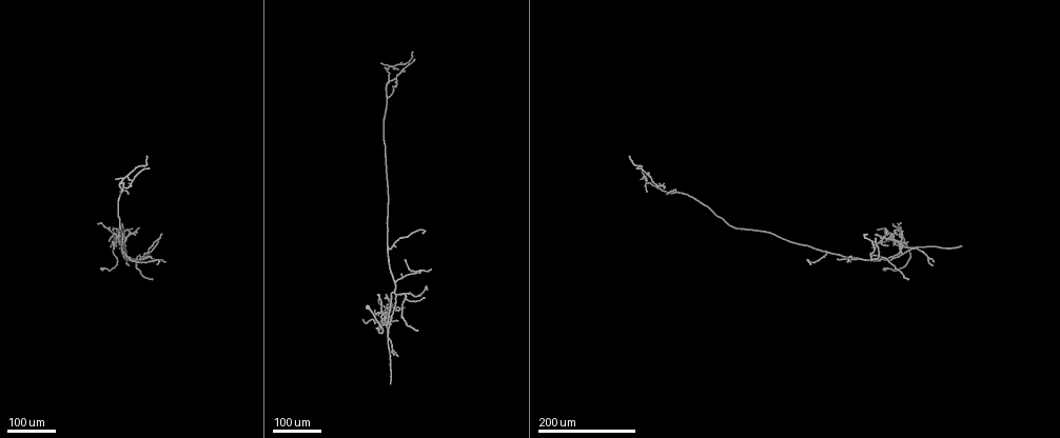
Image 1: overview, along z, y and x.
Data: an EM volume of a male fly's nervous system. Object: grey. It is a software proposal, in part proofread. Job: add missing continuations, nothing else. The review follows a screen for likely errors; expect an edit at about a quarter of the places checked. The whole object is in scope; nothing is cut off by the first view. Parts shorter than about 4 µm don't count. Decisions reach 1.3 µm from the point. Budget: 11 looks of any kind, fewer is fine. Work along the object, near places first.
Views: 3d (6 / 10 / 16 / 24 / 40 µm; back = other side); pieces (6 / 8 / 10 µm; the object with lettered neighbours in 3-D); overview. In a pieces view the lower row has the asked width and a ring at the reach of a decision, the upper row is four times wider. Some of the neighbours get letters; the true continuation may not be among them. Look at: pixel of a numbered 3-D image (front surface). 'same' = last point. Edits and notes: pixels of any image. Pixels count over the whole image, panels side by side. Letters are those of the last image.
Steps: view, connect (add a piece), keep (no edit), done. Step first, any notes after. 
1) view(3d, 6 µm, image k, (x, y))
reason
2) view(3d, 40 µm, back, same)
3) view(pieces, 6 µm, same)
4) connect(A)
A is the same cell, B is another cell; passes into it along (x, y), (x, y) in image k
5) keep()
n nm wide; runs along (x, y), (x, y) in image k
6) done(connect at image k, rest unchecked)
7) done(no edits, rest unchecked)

view(3d, 40 µm, image 1, (389, 382))
branch stops here

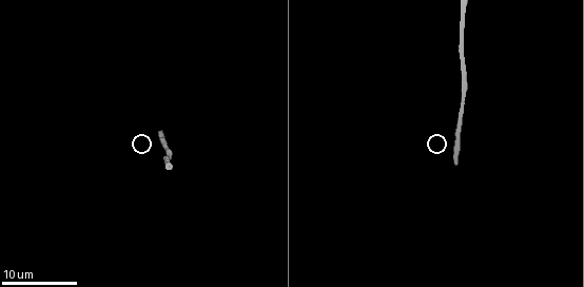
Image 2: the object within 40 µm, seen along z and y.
view(pieces, 10 µm, image 2, (457, 162))

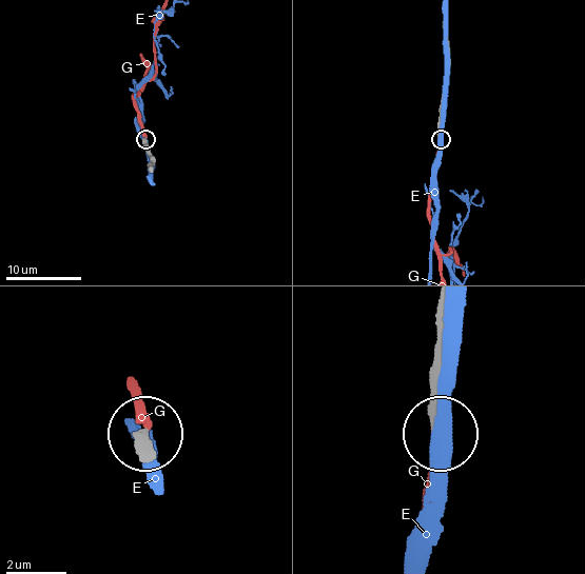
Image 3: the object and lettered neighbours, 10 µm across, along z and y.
keep()
E and G are other cells; no lettered piece goes on from it

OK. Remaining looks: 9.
view(3d, 40 µm, image 1, (665, 183))
an open end

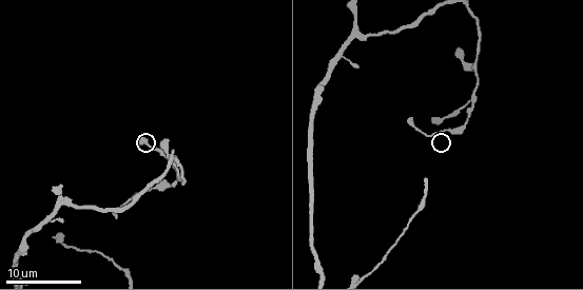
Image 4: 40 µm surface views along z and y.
view(pieces, 10 µm, image 4, (138, 140))

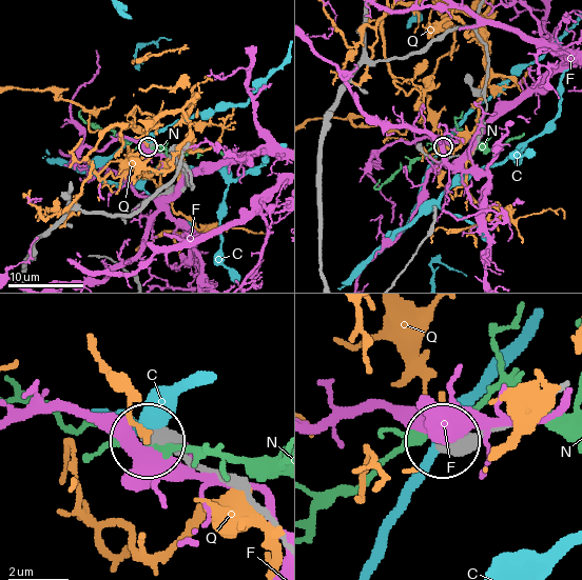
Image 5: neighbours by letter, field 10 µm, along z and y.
keep()
C, F, N and Q are other cells; runs along (276, 527), (248, 498), (153, 440) in image 5; none of them fits

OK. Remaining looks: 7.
view(3d, 40 µm, image 1, (379, 62))
branch stops here

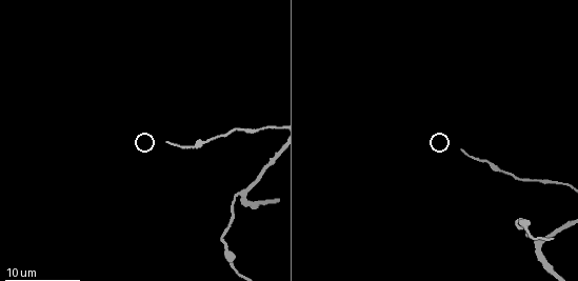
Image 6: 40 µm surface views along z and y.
view(pieces, 8 µm, image 6, (463, 151))

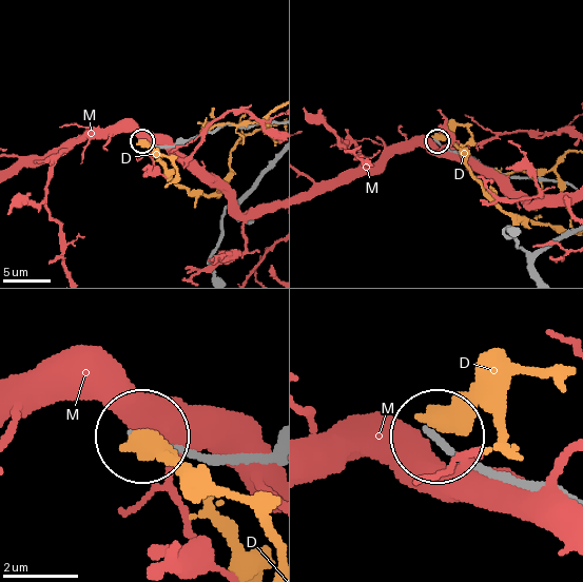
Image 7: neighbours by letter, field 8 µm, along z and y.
keep()
D and M are other cells; none of them fits

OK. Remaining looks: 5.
view(3d, 40 µm, image 1, (400, 63))
branch stops here

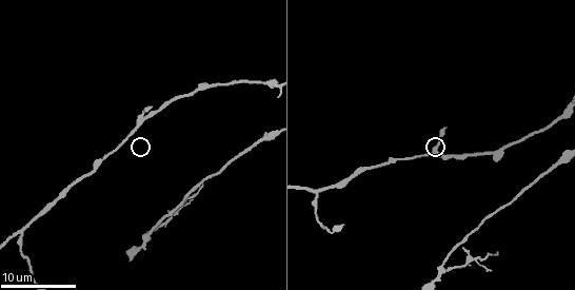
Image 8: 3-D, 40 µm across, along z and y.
view(pieces, 10 µm, image 8, (150, 108))

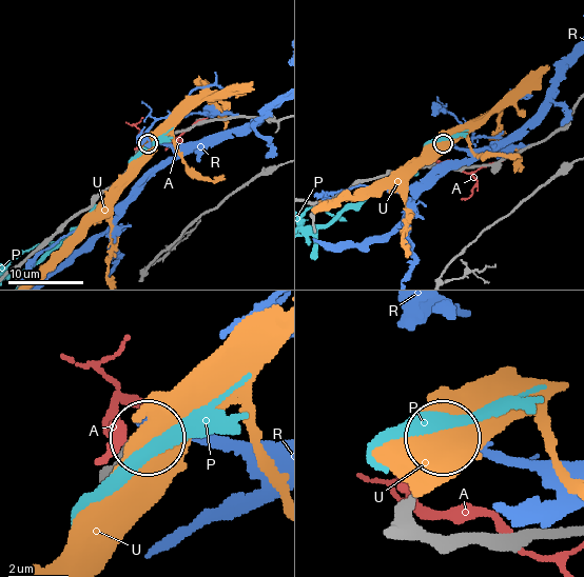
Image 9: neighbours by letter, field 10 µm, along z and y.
keep()
280 nm wide; A, P, R and U are other cells; none of them fits

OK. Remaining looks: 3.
view(3d, 24 µm, image 1, (873, 234))

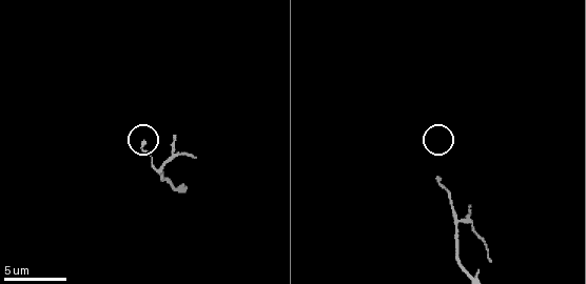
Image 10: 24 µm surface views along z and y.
view(pieces, 6 µm, image 10, (143, 141))
what lies round it

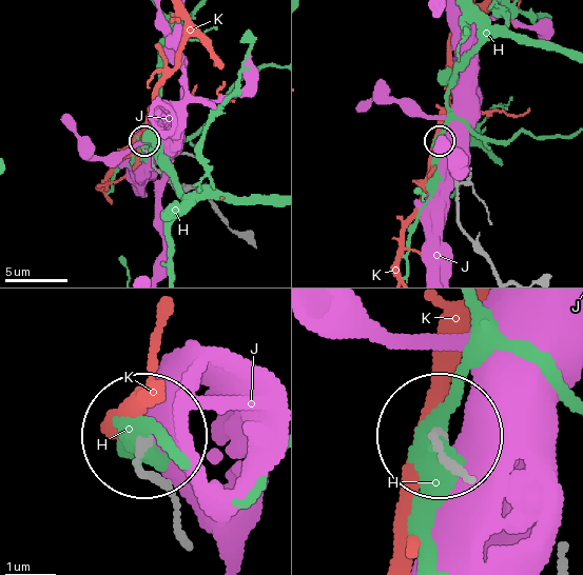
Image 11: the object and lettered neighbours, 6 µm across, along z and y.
keep()
H, J and K are other cells; no lettered piece goes on from it

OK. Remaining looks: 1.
done(no edits, rest unchecked)

